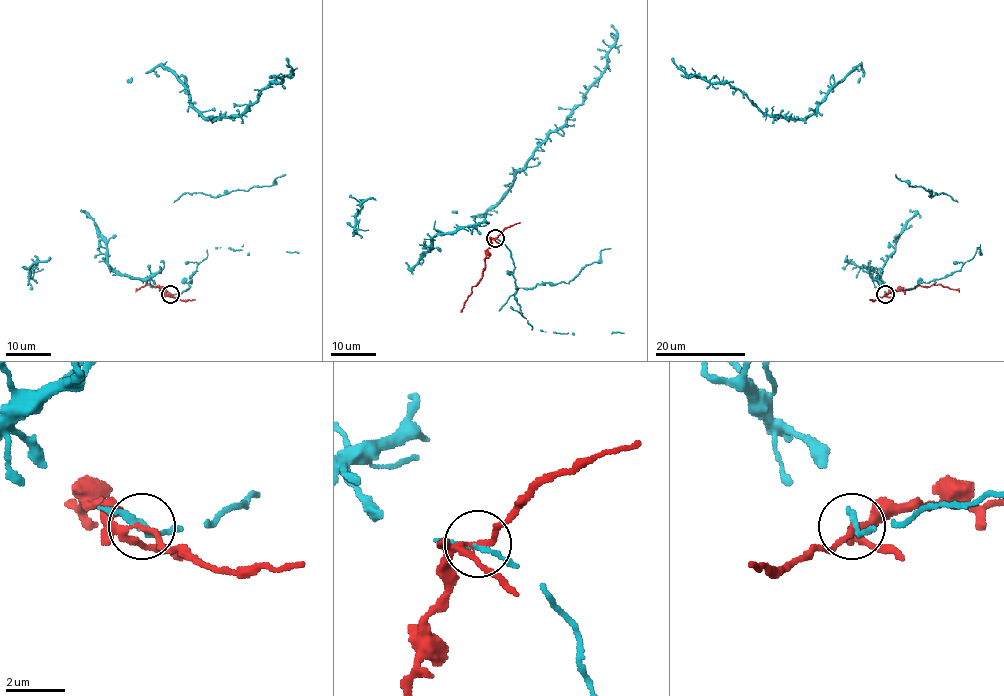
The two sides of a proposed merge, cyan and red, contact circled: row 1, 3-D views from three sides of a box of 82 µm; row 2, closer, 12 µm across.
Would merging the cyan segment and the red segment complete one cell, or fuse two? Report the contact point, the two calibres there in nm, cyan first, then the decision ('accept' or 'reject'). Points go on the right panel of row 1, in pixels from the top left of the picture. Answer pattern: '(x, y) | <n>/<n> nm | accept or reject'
(885, 294) | 200/170 nm | reject

